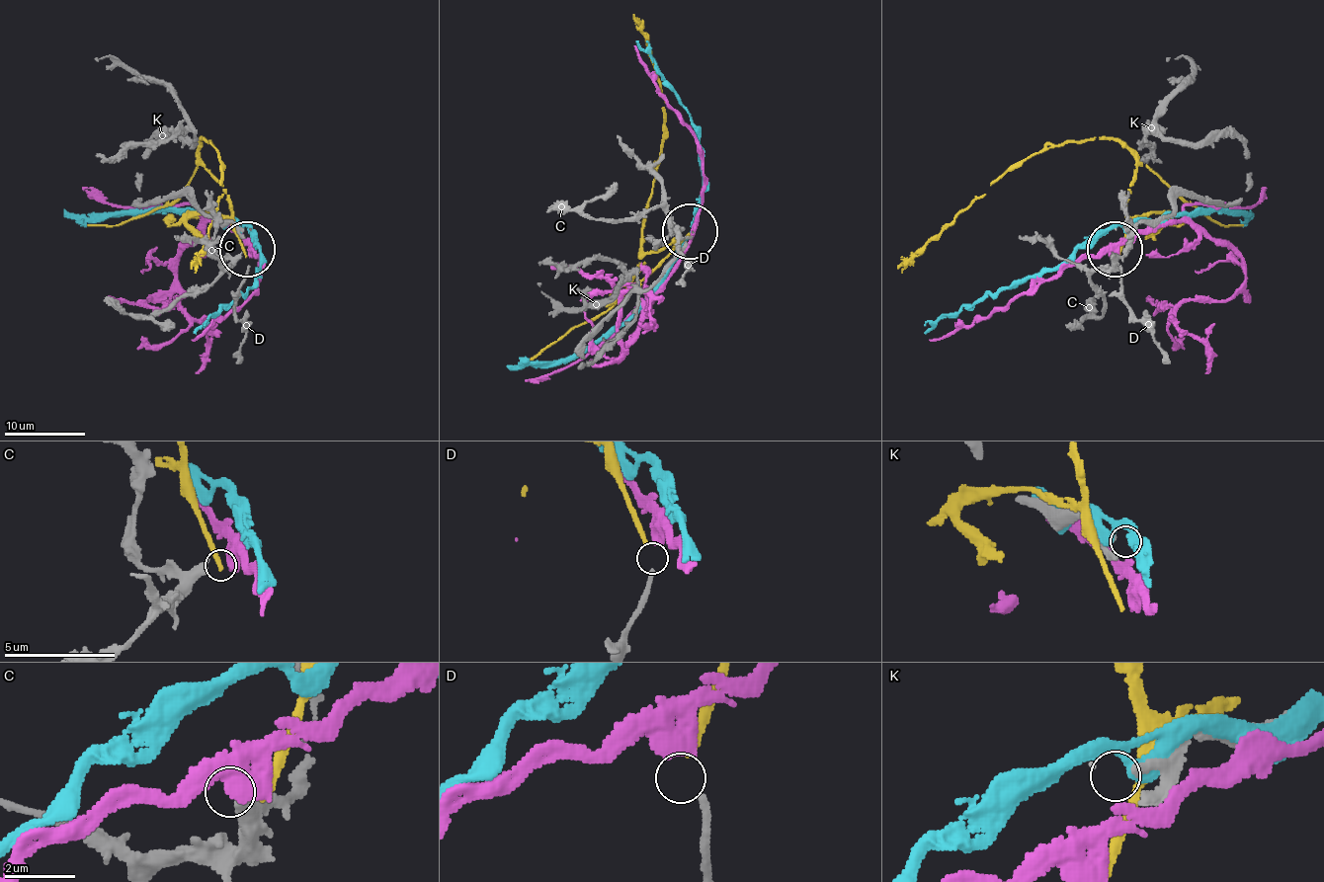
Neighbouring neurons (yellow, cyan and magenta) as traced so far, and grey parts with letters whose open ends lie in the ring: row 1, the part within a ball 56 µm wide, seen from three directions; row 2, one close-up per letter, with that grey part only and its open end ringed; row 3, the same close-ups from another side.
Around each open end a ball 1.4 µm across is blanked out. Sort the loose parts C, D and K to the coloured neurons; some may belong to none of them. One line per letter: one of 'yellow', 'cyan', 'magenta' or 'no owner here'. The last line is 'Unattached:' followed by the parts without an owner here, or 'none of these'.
C: no owner here
D: magenta
K: no owner here
Unattached: C, K

